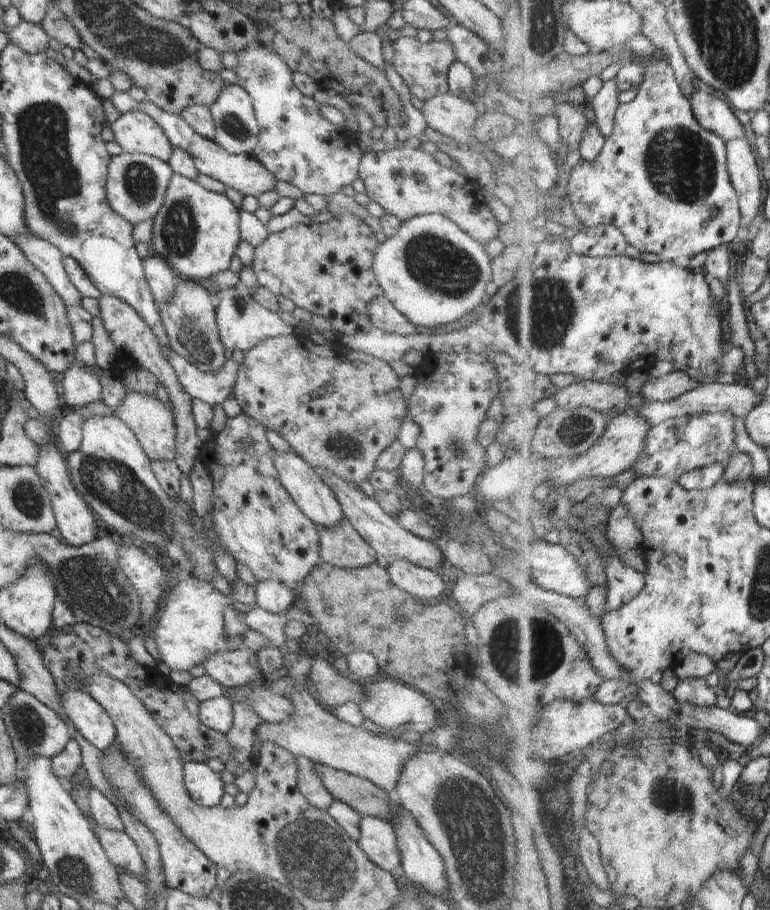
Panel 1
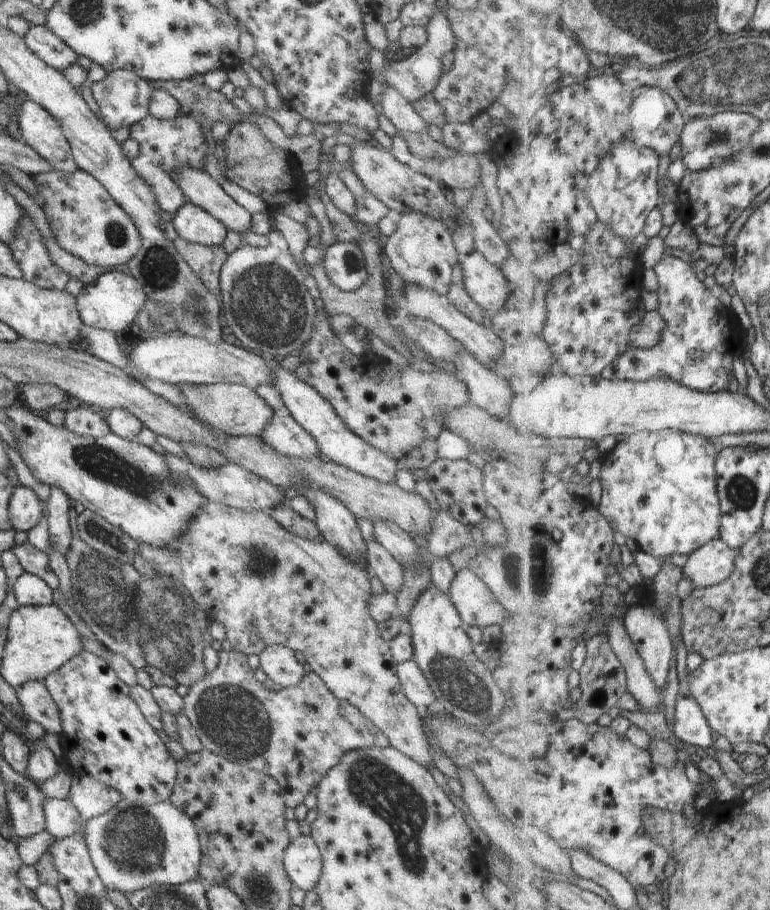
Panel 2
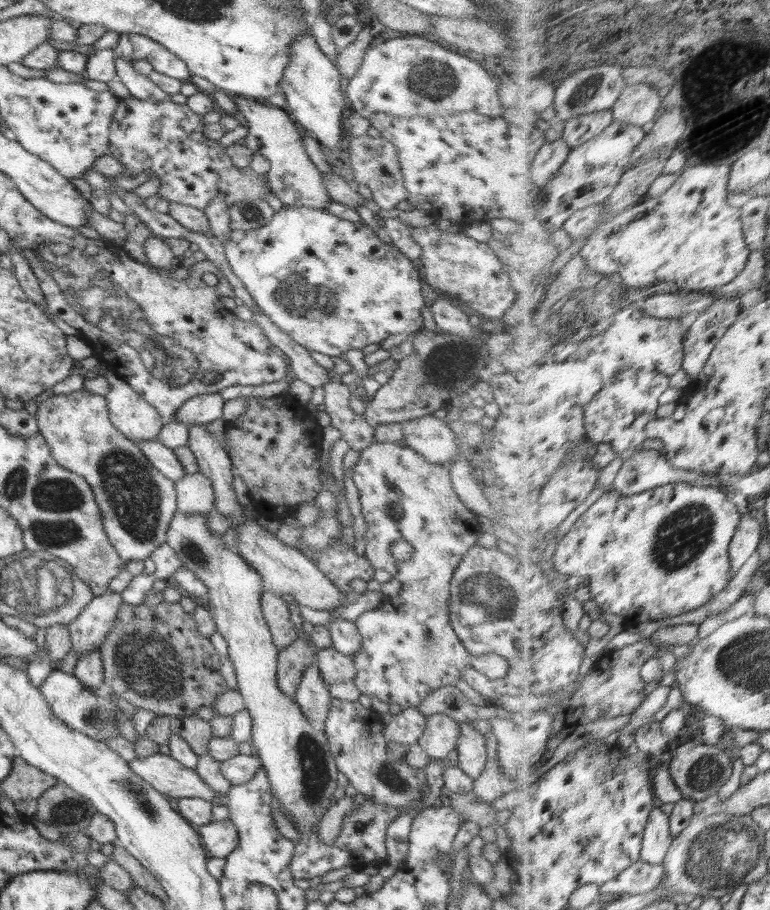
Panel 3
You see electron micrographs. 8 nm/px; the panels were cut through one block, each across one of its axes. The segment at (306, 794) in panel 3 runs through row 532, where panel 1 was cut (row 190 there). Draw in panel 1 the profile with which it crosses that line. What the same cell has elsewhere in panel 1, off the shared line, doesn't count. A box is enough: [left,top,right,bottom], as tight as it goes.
[151,173,242,282]

